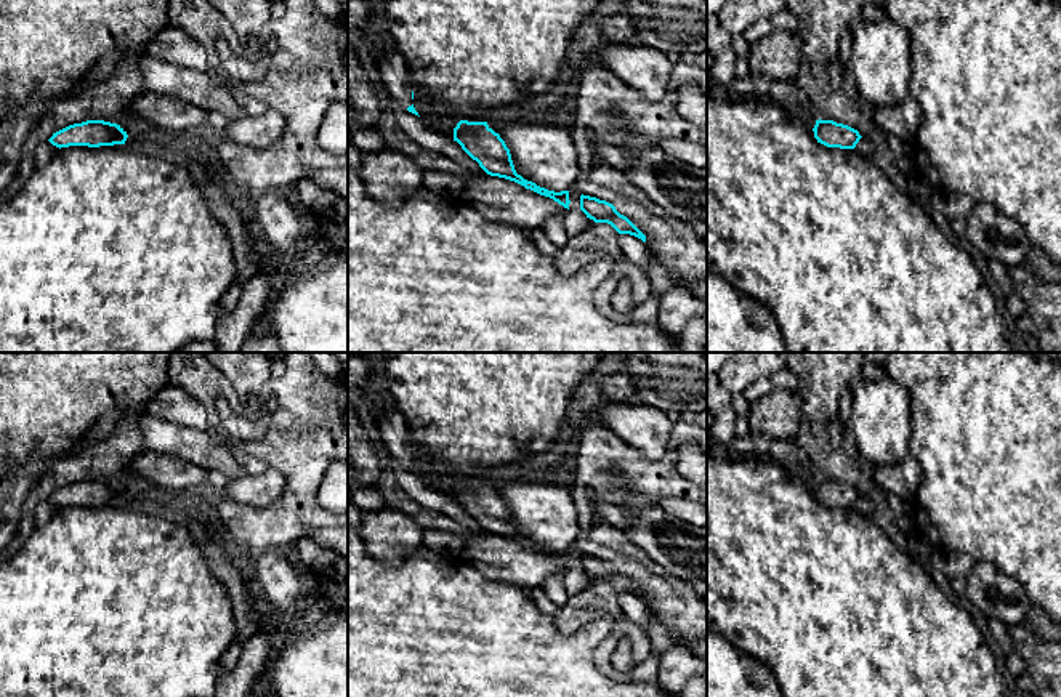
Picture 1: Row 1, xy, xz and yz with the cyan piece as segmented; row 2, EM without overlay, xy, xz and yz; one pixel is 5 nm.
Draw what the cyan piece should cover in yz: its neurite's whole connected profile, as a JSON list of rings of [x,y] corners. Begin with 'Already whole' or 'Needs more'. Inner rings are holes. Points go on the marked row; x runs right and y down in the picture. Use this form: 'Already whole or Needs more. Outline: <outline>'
Already whole. Outline: [[[816,120],[813,131],[817,143],[827,147],[854,149],[862,138],[857,130],[833,120]]]

